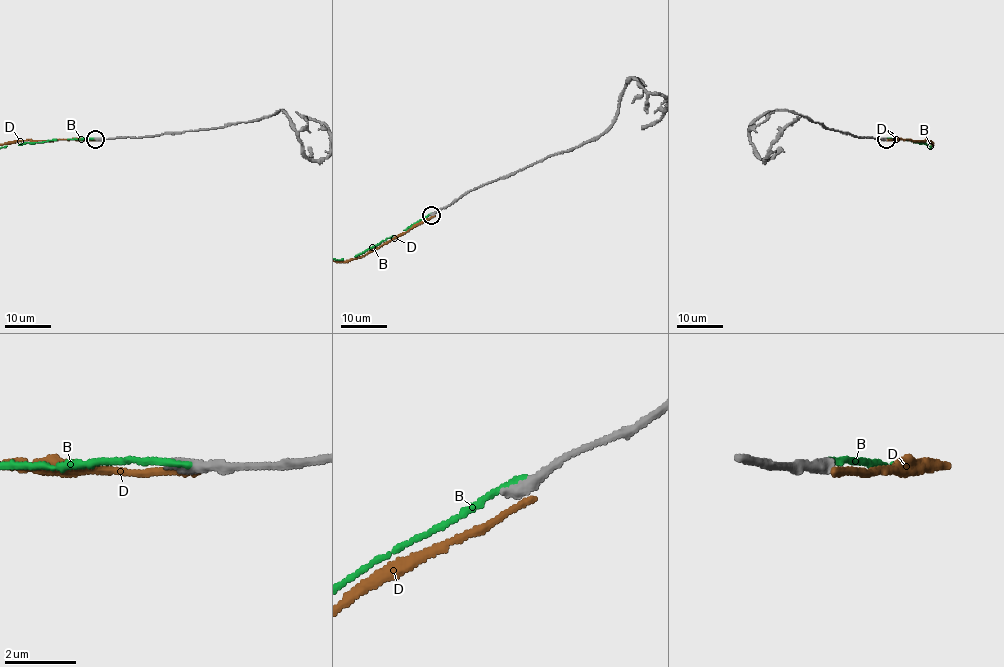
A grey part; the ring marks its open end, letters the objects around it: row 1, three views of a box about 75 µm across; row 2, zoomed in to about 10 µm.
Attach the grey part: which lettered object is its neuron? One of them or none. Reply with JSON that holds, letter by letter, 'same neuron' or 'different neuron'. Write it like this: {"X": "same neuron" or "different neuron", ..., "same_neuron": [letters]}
{"B": "different neuron", "D": "different neuron", "same_neuron": []}

